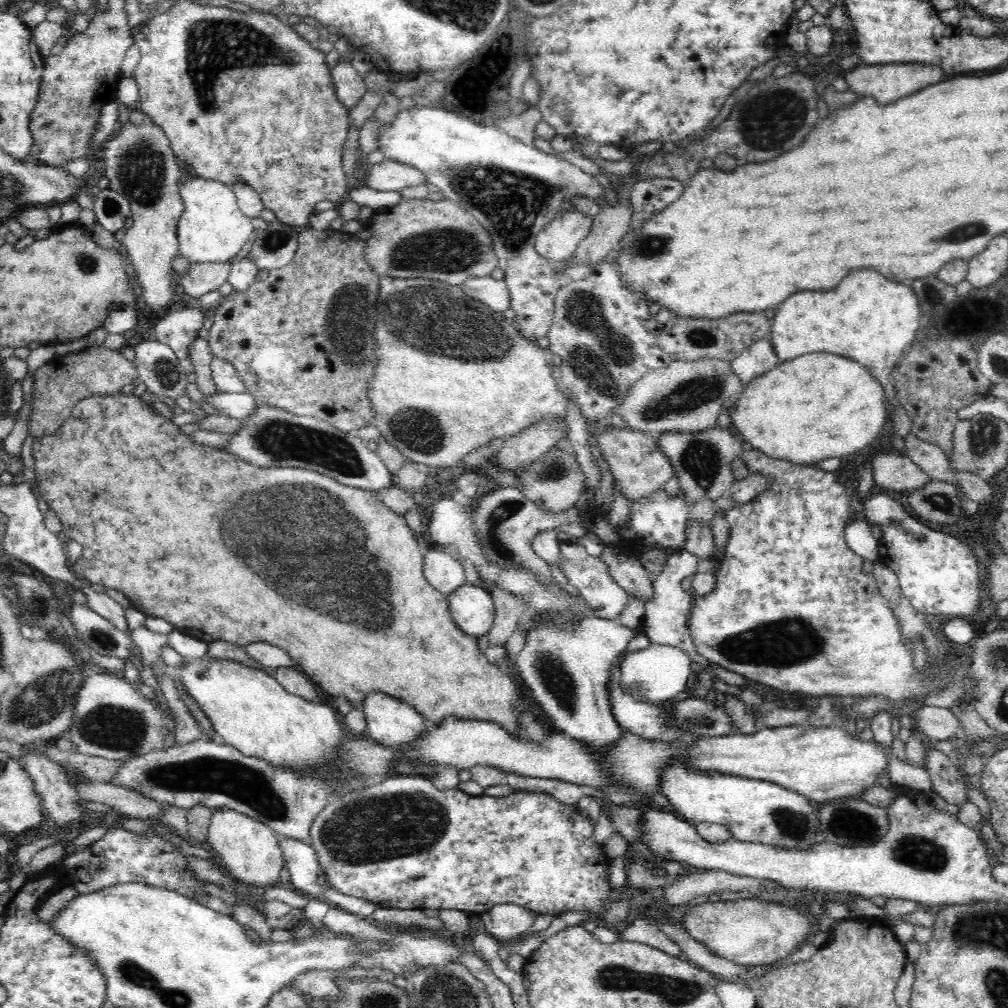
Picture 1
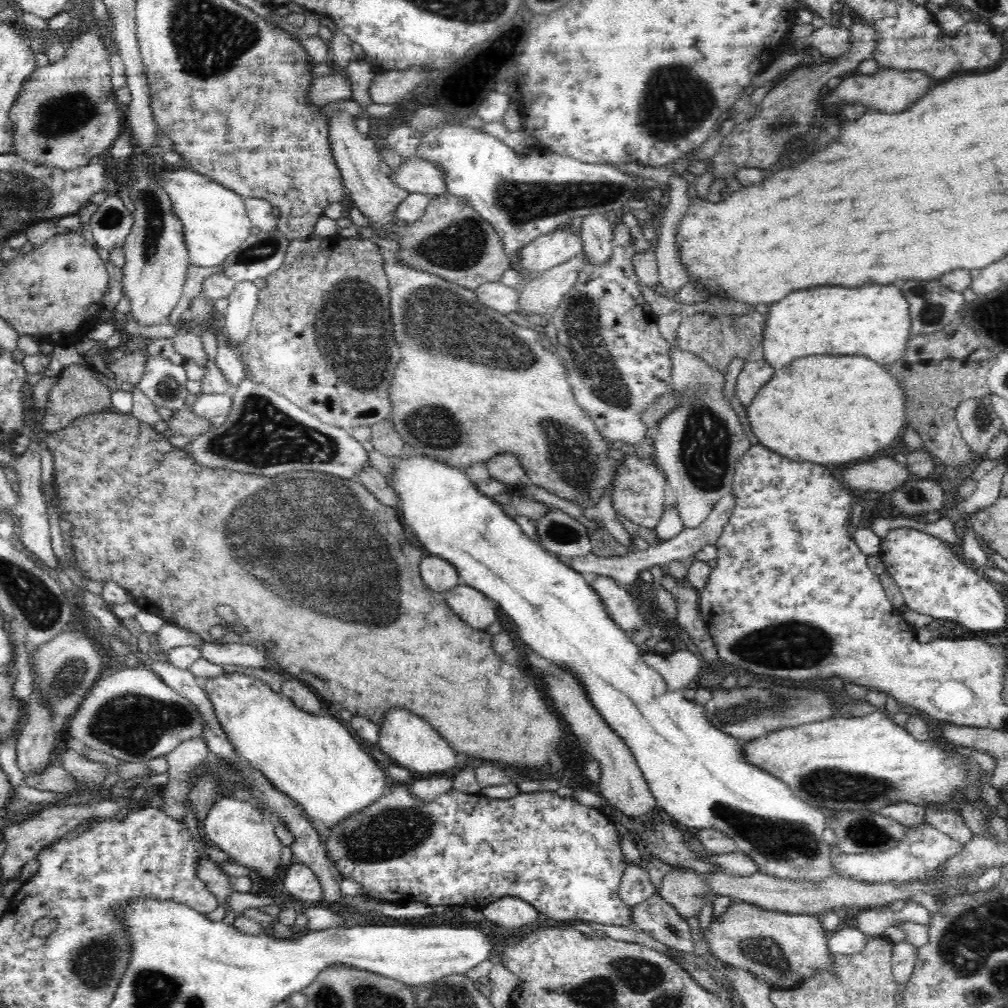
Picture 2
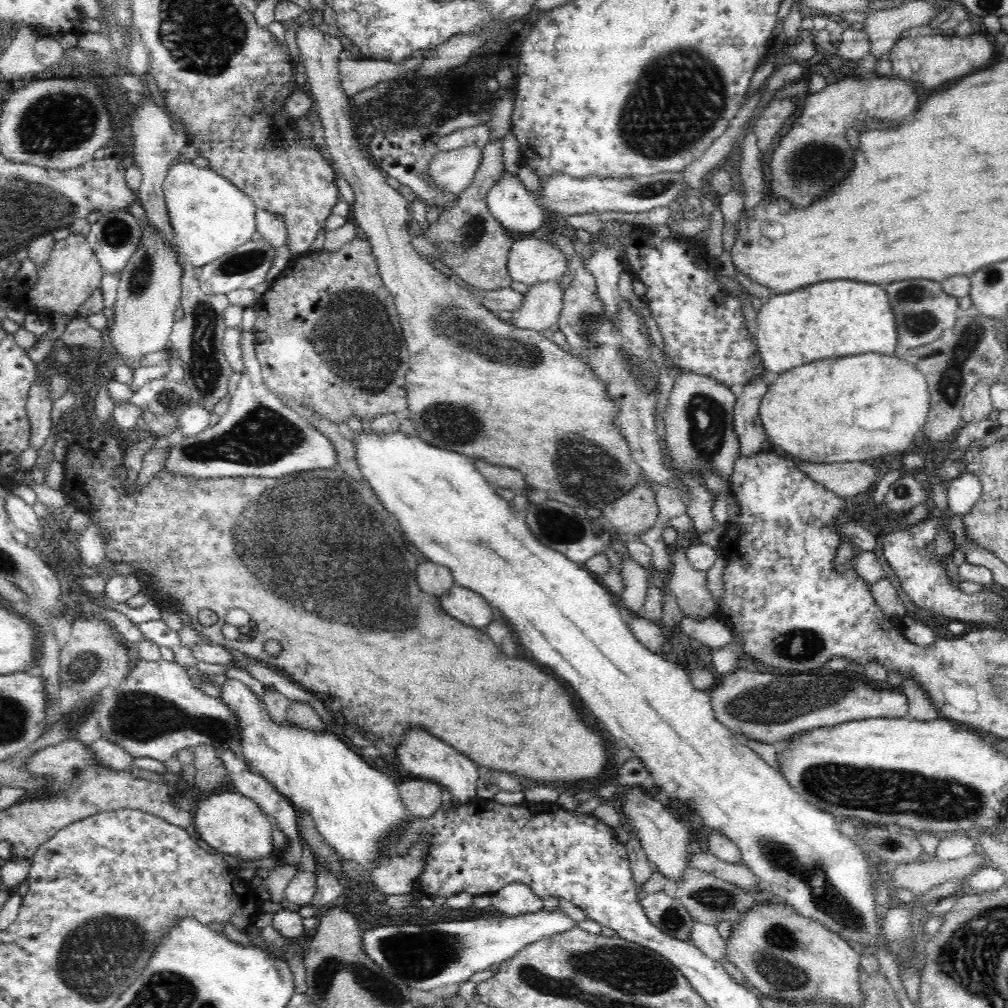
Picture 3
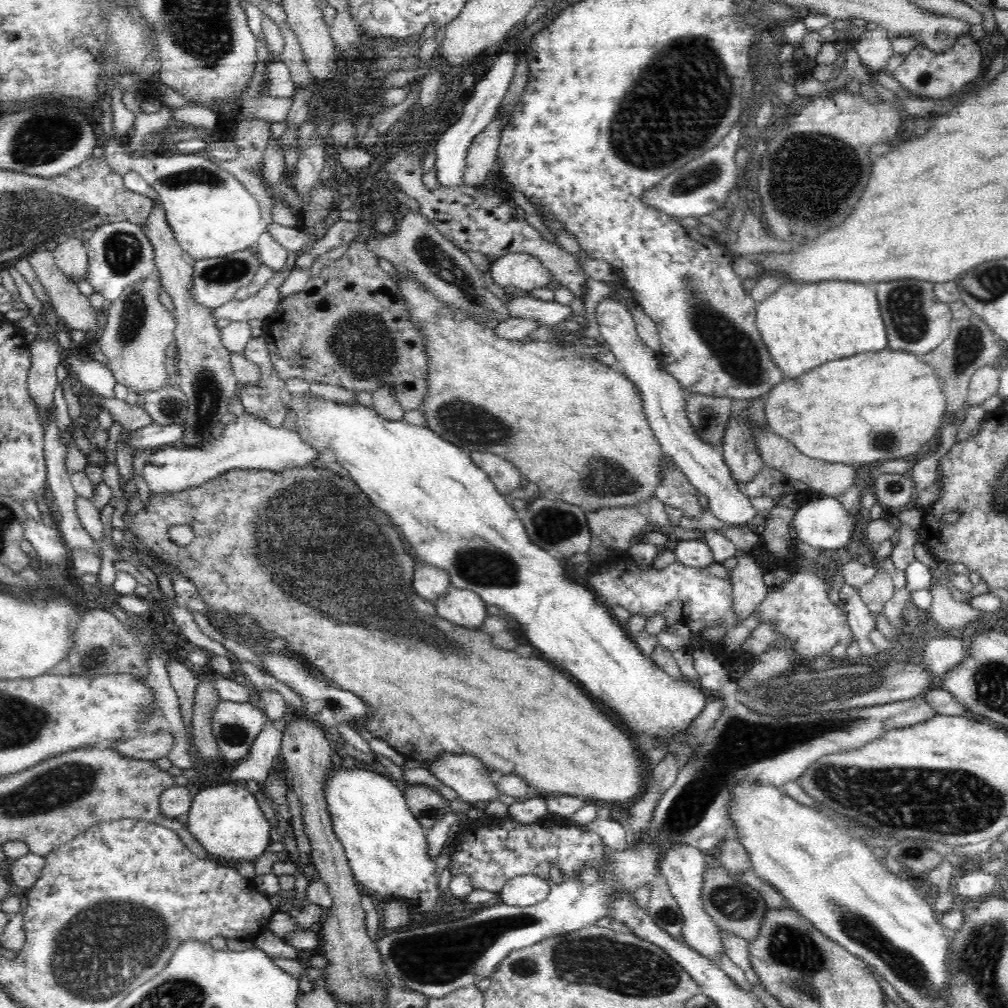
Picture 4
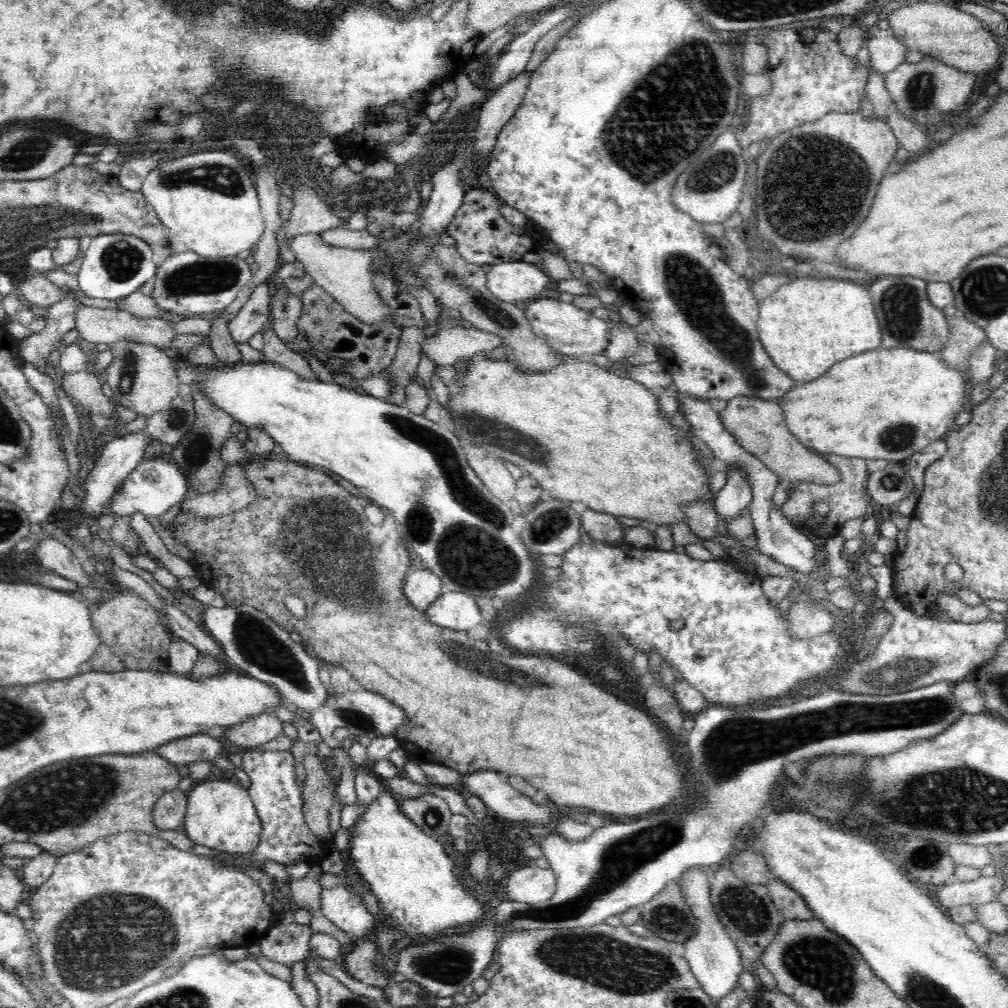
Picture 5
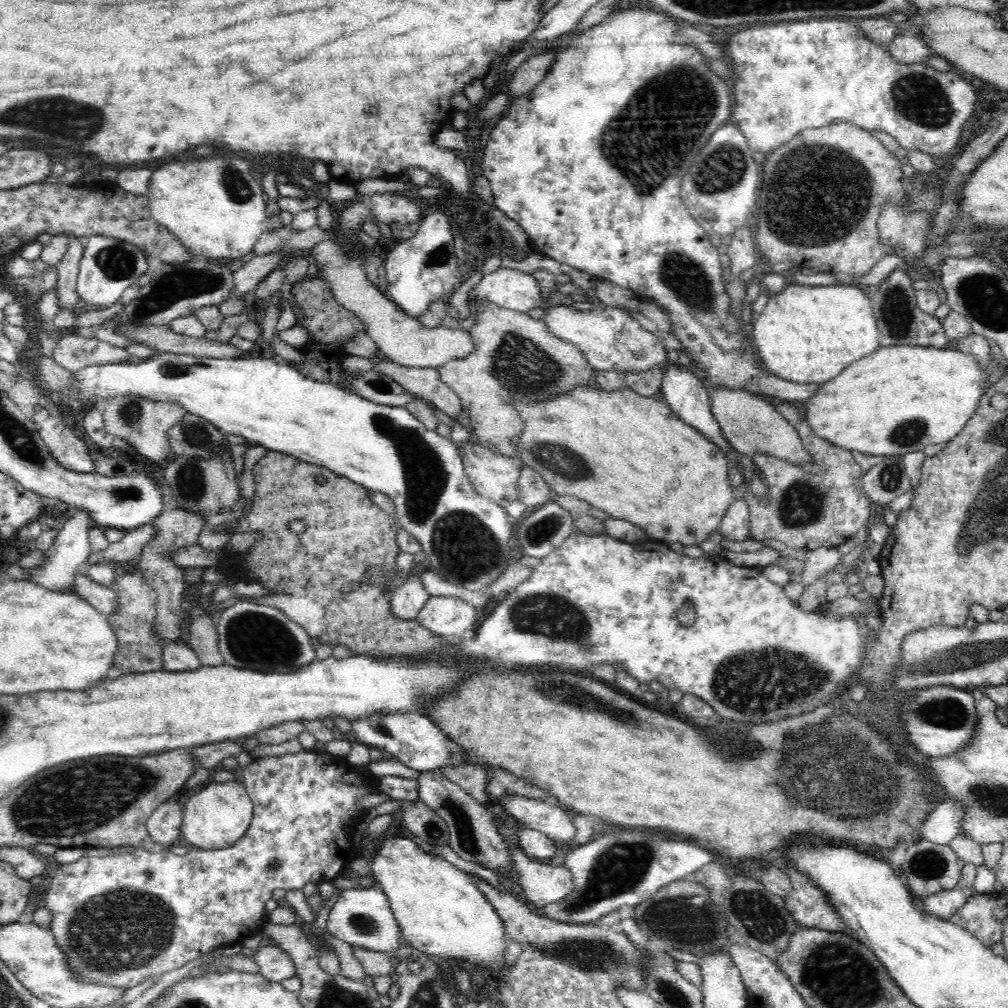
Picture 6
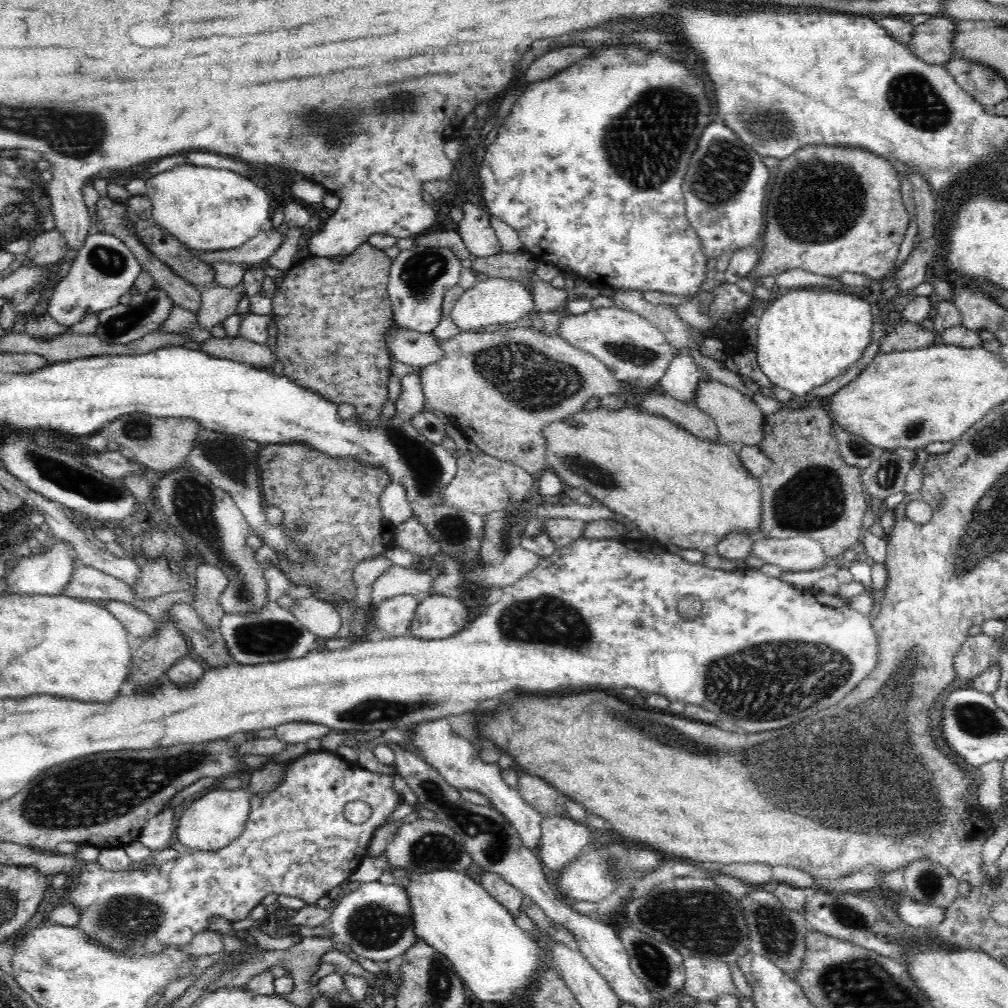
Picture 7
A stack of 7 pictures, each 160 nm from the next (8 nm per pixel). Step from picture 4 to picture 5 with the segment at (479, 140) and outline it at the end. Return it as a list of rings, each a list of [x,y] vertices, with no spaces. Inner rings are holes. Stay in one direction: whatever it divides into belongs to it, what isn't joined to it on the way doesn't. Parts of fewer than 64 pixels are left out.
[[[522,71],[517,74],[512,80],[505,82],[500,90],[488,96],[486,102],[481,105],[473,146],[475,152],[482,158],[488,158],[502,127],[518,110],[528,90],[531,73]]]

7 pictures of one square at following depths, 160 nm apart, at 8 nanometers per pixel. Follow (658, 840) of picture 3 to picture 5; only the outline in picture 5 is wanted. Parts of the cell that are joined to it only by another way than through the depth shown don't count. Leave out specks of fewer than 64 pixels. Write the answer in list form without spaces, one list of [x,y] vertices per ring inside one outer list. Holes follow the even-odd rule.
[[[702,867],[686,870],[682,874],[683,878],[679,880],[681,886],[683,886],[685,900],[692,907],[692,913],[696,917],[696,932],[685,944],[685,957],[692,973],[699,982],[699,986],[704,989],[704,992],[714,1004],[720,1006],[720,1000],[724,996],[728,996],[739,982],[738,977],[743,972],[742,956],[735,945],[736,940],[726,932],[717,912],[714,910],[711,886],[708,883],[708,877],[705,875],[706,870],[707,868],[702,869]]]

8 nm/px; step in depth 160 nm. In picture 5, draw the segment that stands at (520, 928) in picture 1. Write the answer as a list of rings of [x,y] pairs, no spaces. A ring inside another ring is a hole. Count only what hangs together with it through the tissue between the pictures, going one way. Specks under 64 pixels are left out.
[[[524,866],[514,870],[506,884],[508,901],[525,904],[547,902],[556,893],[556,875],[551,868]]]

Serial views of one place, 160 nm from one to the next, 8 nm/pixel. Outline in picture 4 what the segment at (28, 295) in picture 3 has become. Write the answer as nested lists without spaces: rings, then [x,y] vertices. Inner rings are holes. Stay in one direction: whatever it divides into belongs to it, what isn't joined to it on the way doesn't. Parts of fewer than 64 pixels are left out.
[[[79,235],[73,236],[65,242],[58,243],[53,255],[57,265],[64,271],[64,274],[70,277],[70,281],[74,282],[74,278],[82,278],[87,280],[88,255],[87,248],[84,247],[84,241]]]

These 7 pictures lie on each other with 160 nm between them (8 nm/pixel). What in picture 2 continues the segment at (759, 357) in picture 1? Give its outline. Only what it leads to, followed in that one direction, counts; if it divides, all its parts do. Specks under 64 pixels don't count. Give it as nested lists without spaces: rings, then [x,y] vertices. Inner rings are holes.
[[[764,358],[748,359],[737,378],[735,388],[735,394],[745,409],[752,405],[756,394],[770,381],[775,372],[776,369],[772,369]]]

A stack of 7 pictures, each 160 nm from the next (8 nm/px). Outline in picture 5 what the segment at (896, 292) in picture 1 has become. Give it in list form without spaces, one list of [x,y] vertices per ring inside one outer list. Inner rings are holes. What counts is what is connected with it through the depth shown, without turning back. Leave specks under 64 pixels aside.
[[[797,278],[759,301],[757,331],[774,365],[797,384],[821,378],[844,358],[881,347],[882,334],[868,287],[844,280]]]

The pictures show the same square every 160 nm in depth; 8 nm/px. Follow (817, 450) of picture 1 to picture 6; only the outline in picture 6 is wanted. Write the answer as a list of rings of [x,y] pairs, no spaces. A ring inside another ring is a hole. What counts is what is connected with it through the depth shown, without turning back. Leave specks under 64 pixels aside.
[[[924,346],[879,347],[870,356],[848,366],[840,376],[822,384],[816,394],[800,404],[812,432],[838,448],[878,456],[896,456],[923,451],[929,444],[947,443],[960,434],[972,419],[983,392],[994,376],[979,366],[976,358],[949,346],[944,349]]]

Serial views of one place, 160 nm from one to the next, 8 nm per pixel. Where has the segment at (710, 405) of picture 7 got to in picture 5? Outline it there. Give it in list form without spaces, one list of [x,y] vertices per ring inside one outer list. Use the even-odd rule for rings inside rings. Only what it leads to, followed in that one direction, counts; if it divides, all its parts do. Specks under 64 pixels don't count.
[[[736,397],[726,402],[726,408],[719,414],[723,427],[738,441],[746,452],[753,454],[768,466],[769,470],[776,474],[780,480],[788,482],[810,482],[819,486],[834,486],[841,480],[840,471],[832,466],[823,456],[816,454],[802,445],[800,441],[790,433],[786,425],[783,411],[778,400],[763,400],[760,398]]]

